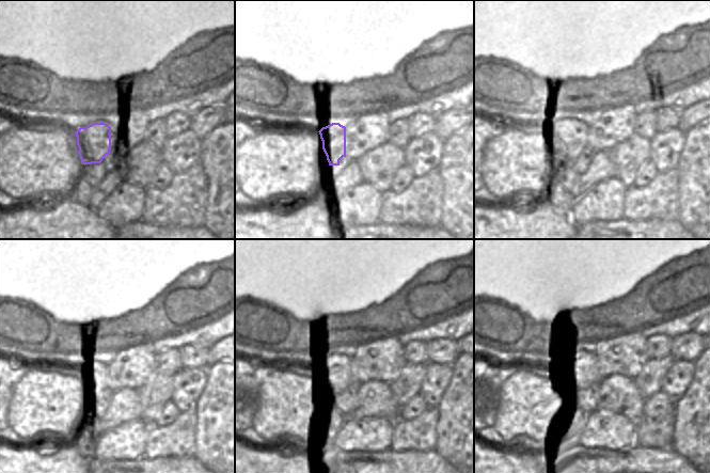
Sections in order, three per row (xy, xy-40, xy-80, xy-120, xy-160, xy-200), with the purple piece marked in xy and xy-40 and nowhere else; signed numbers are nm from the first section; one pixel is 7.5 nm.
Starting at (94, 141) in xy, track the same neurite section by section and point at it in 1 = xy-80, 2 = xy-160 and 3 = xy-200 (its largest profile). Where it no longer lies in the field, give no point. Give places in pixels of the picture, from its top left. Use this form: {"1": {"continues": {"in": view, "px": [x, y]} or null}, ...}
{"1": {"continues": {"in": "xy-80", "px": [577, 130]}}, "2": {"continues": {"in": "xy-160", "px": [345, 374]}}, "3": {"continues": {"in": "xy-200", "px": [588, 379]}}}

